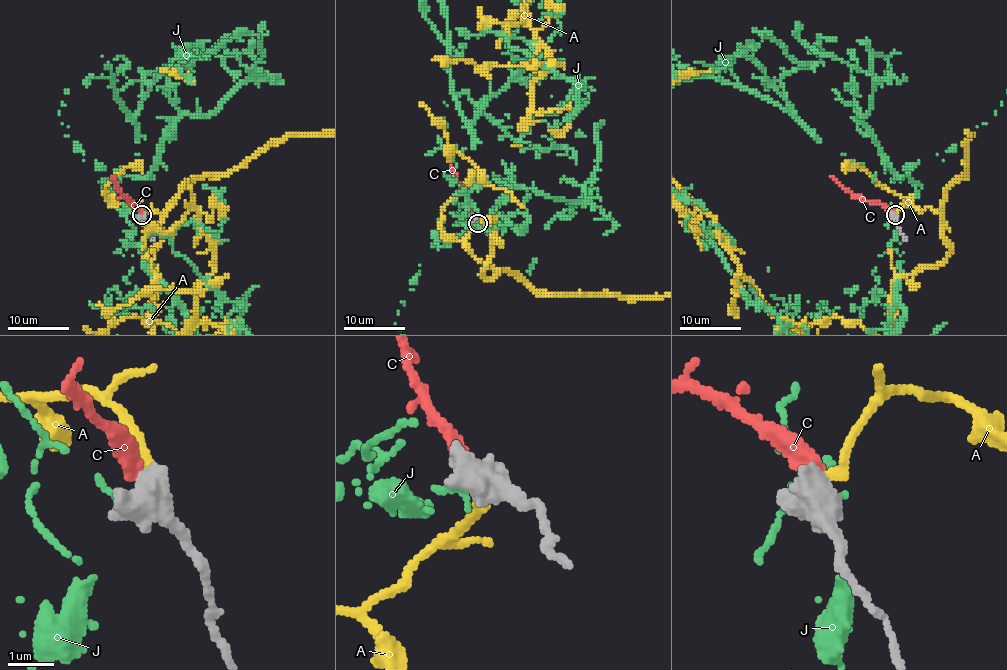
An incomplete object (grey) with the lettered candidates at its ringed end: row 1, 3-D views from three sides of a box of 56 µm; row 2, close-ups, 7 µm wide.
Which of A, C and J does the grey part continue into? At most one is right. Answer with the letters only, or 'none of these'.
A

